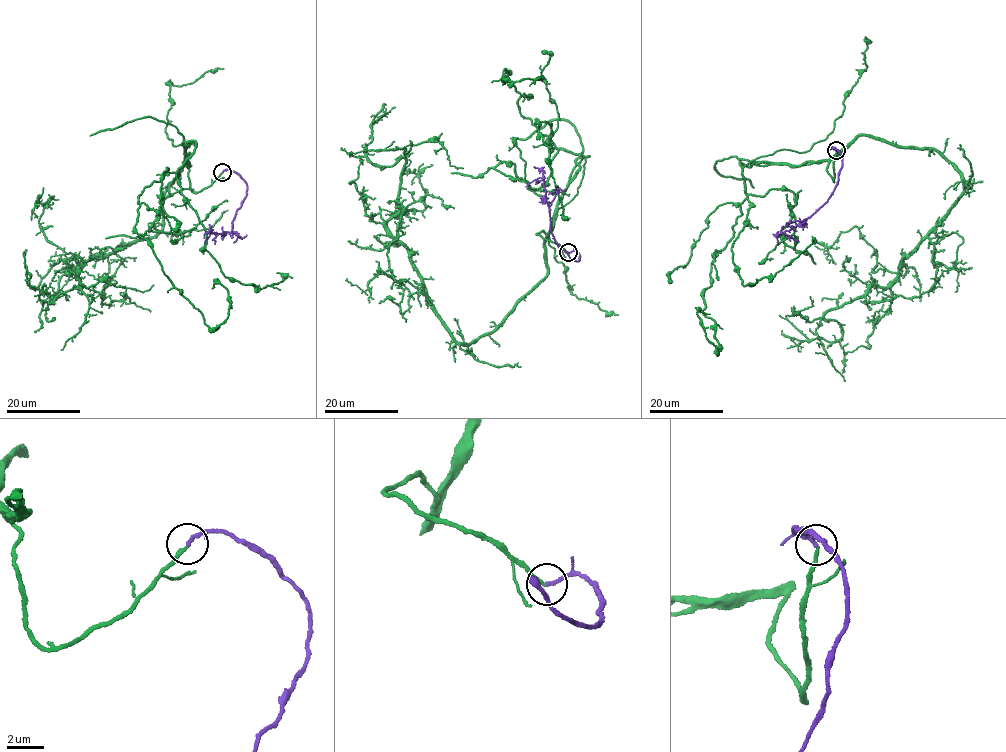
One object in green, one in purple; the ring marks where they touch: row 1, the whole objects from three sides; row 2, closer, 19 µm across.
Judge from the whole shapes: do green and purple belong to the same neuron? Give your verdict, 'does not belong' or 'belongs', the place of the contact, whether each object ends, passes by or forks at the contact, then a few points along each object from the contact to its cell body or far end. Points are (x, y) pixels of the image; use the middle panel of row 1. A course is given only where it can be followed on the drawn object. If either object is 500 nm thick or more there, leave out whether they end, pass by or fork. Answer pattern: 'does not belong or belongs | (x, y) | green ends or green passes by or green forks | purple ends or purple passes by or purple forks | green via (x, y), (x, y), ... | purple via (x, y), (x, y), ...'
belongs | (568, 252) | green ends | purple ends | green via (568, 252), (536, 234), (546, 275), (494, 329), (455, 340), (386, 224), (405, 160), (365, 152), (395, 106) | purple via (568, 252), (575, 250), (579, 258), (576, 261), (570, 258), (550, 231), (544, 179), (539, 177), (525, 186)

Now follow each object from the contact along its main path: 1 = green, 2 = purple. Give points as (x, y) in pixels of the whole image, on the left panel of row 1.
1: (222, 172), (191, 189), (187, 153), (161, 229), (72, 268), (77, 287), (49, 303), (27, 284), (26, 250)
2: (222, 171), (230, 169), (243, 180), (246, 198), (238, 209), (231, 232), (210, 234), (204, 244)

